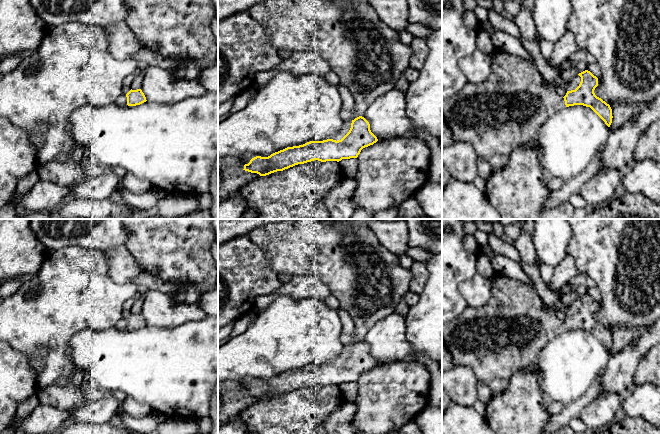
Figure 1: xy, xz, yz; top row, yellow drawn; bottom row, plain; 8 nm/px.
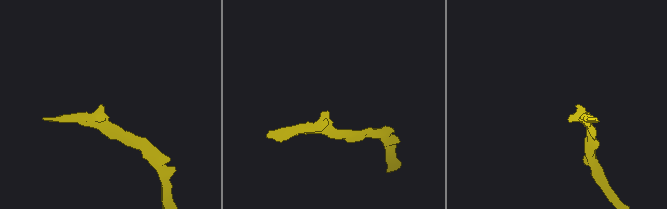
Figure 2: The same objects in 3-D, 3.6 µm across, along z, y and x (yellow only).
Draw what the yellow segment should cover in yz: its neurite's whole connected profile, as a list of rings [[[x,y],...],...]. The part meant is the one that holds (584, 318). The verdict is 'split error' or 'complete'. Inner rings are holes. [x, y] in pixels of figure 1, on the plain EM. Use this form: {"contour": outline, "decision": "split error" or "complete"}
{"contour": [[[506,275],[492,277],[492,295],[481,307],[468,306],[456,318],[442,323],[442,341],[452,355],[454,366],[470,367],[477,380],[486,385],[495,379],[509,379],[524,368],[532,368],[540,377],[541,349],[553,337],[564,331],[583,329],[590,331],[610,351],[612,333],[594,317],[598,302],[585,294],[578,298],[581,306],[575,314],[567,315],[564,321],[556,316],[554,308],[546,308],[533,285],[525,284]]], "decision": "split error"}

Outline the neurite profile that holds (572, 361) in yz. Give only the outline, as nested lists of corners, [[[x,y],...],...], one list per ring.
[[[590,331],[562,332],[540,351],[541,390],[564,406],[581,398],[595,381],[601,384],[609,355]]]

